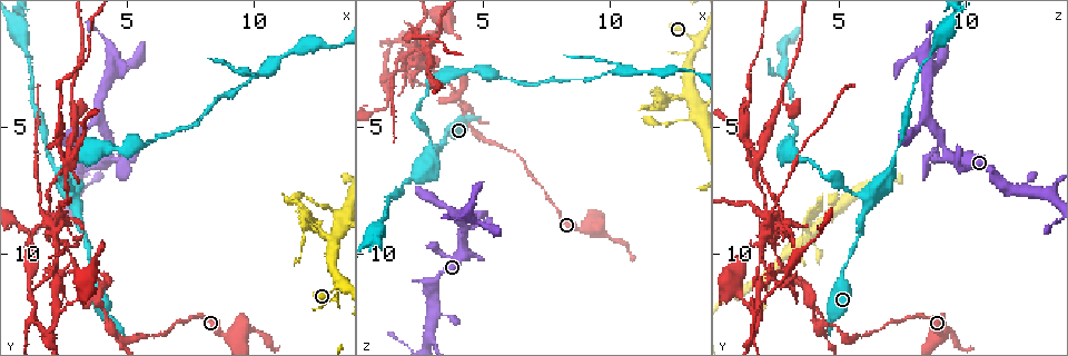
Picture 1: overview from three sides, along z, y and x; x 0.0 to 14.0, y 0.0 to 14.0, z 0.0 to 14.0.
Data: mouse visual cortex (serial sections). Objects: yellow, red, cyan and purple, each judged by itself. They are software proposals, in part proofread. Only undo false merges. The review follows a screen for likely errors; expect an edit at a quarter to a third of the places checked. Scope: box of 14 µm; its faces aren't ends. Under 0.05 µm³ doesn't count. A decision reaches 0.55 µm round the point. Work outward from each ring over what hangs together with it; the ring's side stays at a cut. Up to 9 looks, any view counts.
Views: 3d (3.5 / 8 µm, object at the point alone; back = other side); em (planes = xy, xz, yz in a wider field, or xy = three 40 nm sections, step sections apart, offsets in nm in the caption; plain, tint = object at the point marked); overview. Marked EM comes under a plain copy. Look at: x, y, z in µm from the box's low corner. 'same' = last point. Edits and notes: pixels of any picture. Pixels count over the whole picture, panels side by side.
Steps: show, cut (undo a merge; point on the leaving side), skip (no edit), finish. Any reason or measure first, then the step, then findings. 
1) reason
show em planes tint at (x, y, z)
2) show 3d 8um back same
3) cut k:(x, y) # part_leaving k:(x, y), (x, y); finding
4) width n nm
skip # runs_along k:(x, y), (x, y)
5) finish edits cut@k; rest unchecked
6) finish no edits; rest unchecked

two arms in line, one across
show 3d 3.5um back at (4.4, 12.8, 4.5)

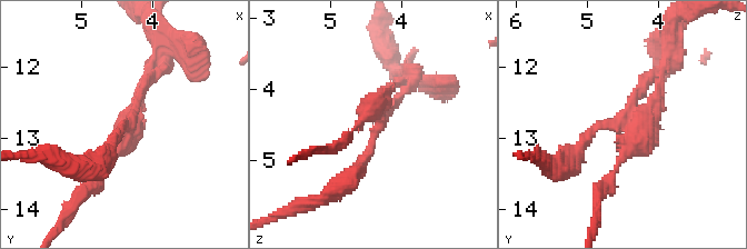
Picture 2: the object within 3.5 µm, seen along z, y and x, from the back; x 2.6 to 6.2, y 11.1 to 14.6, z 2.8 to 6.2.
show em xy step 3 tint at (4.30, 12.75, 4.55)

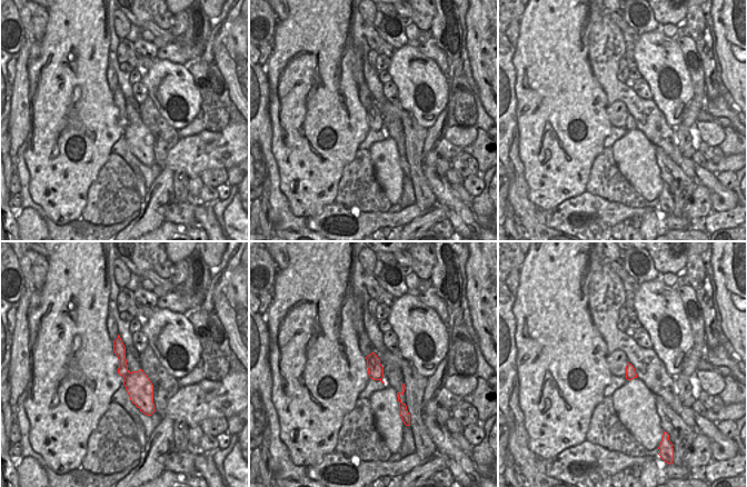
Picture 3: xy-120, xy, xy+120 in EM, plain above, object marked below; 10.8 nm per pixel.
width 170 nm
cut 2:(435, 78) # border 3:(129, 373), (125, 379); a second cell is stuck on

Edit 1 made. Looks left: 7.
show overview

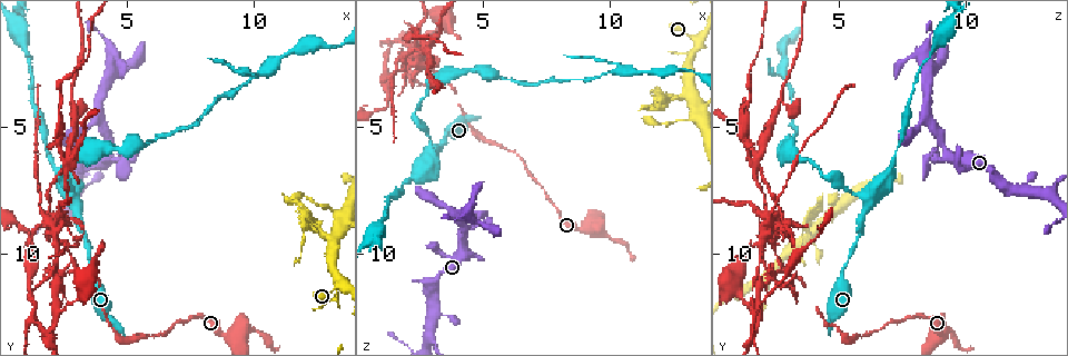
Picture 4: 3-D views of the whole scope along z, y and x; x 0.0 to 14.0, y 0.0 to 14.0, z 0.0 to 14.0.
show em xy step 2 tint at (3.0, 8.1, 6.1)

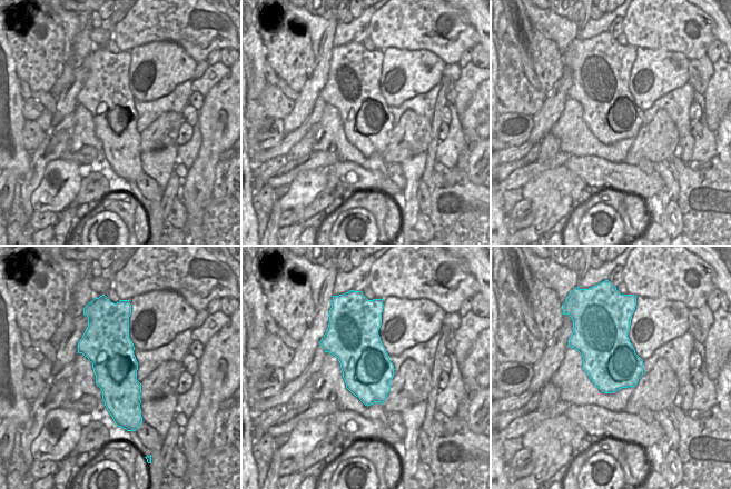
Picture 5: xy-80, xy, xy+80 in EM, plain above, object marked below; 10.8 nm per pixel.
show 3d 3.5um back same

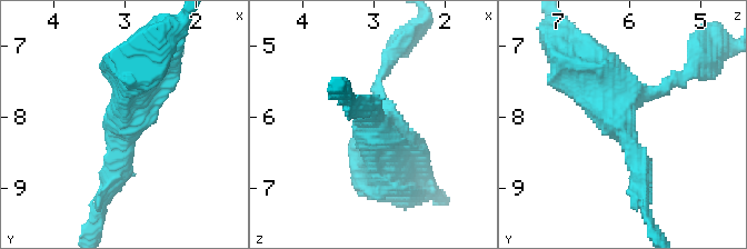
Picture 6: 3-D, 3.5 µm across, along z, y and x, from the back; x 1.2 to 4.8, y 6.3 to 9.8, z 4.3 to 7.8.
skip # runs_along 6:(639, 168), (616, 99), (681, 79); one cell here

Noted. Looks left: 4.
branch point
show 3d 8um at (4.3, 5.6, 9.1)

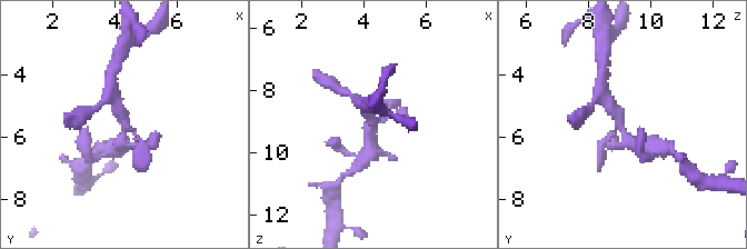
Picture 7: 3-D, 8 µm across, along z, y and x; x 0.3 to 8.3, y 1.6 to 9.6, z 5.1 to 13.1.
now the EM
show em xy step 3 tint at (4.3, 5.6, 9.1)

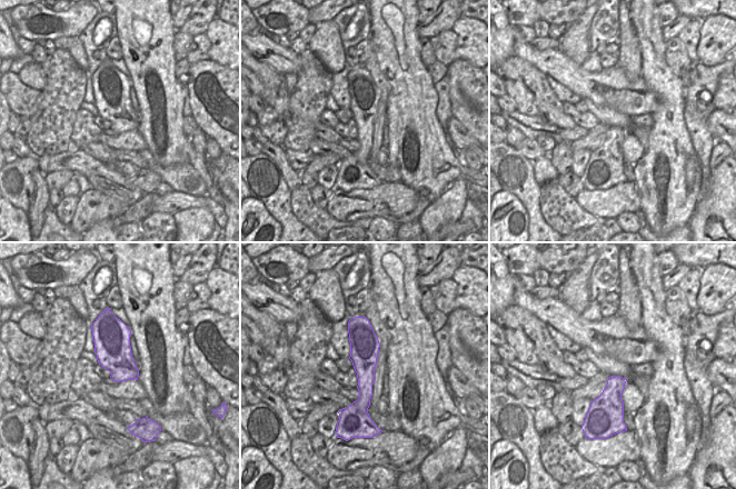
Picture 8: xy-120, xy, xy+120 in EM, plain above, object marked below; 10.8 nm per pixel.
arm_widths 150, 350, 350 nm
skip # runs_along 7:(640, 145), (628, 143), (607, 98); continuous, no second cell

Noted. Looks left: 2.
sharp bend
show 3d 3.5um at (2.2, 7.0, 4.5)

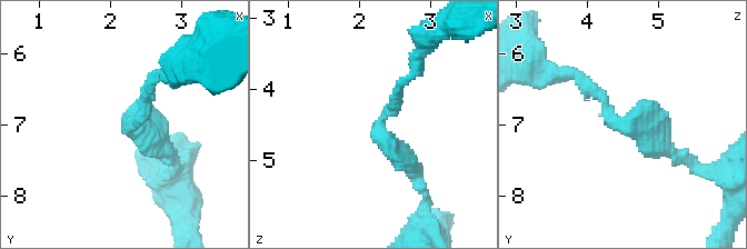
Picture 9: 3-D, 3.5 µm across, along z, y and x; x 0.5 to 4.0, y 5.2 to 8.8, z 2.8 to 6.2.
arm_widths 200, 250 nm
show em xy step 3 tint at (2.25, 6.95, 4.55)

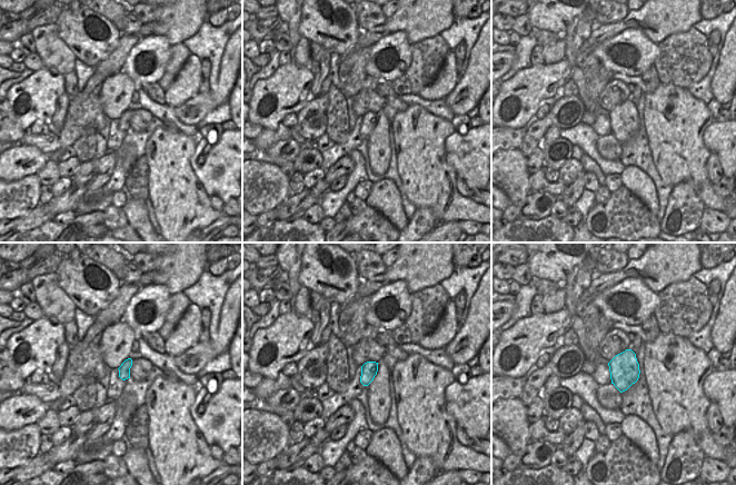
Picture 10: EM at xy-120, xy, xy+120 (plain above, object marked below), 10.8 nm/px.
width 170 nm
skip # runs_along 9:(676, 157), (639, 119), (616, 122), (579, 79); one cell here

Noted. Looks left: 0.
finish edits cut@2; rest unchecked

